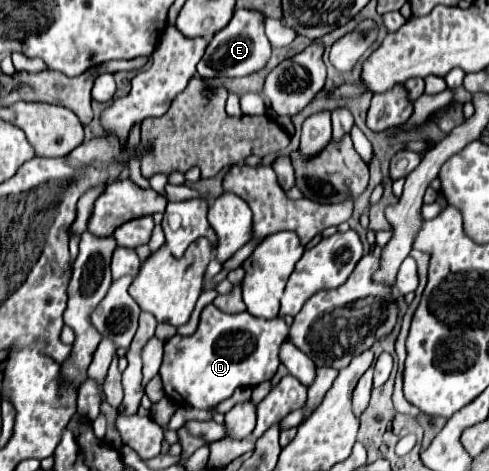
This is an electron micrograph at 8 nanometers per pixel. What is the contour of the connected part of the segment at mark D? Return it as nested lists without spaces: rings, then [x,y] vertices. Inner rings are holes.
[[[207,304],[201,310],[195,334],[175,334],[165,342],[165,356],[159,368],[163,390],[175,404],[191,404],[193,408],[211,410],[221,400],[229,398],[235,388],[253,388],[271,380],[281,364],[279,344],[287,334],[289,326],[283,318],[261,320],[249,312],[225,314],[213,304]]]

